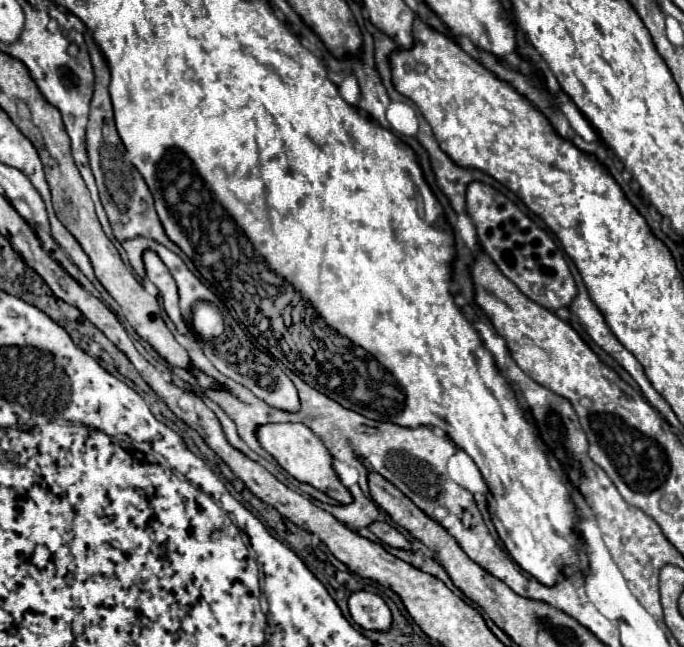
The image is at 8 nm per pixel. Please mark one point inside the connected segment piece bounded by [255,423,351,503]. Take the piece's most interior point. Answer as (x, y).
(295, 448)

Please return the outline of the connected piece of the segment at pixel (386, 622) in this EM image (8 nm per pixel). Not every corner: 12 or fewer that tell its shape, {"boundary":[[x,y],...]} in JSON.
{"boundary":[[357,591],[349,611],[361,629],[387,631],[393,621],[379,595]]}

